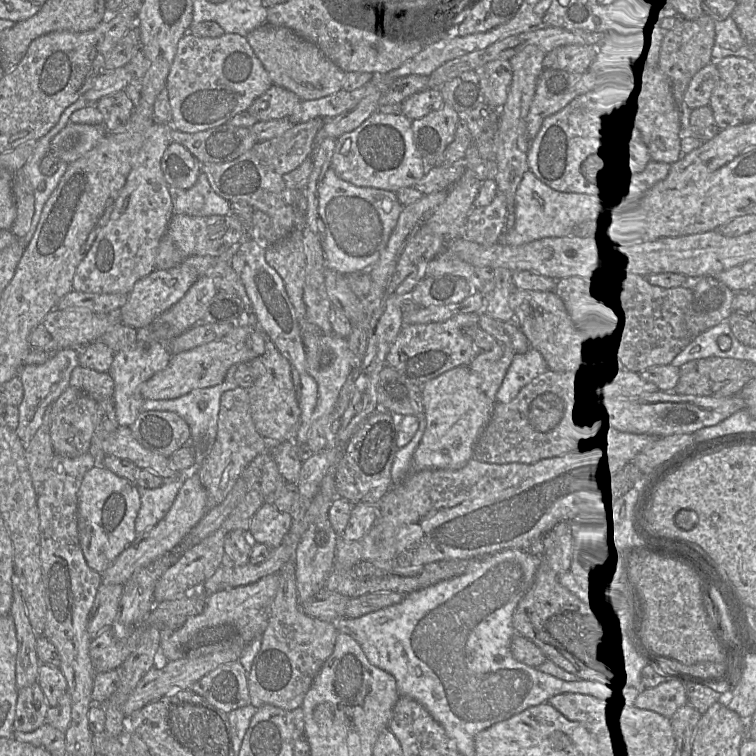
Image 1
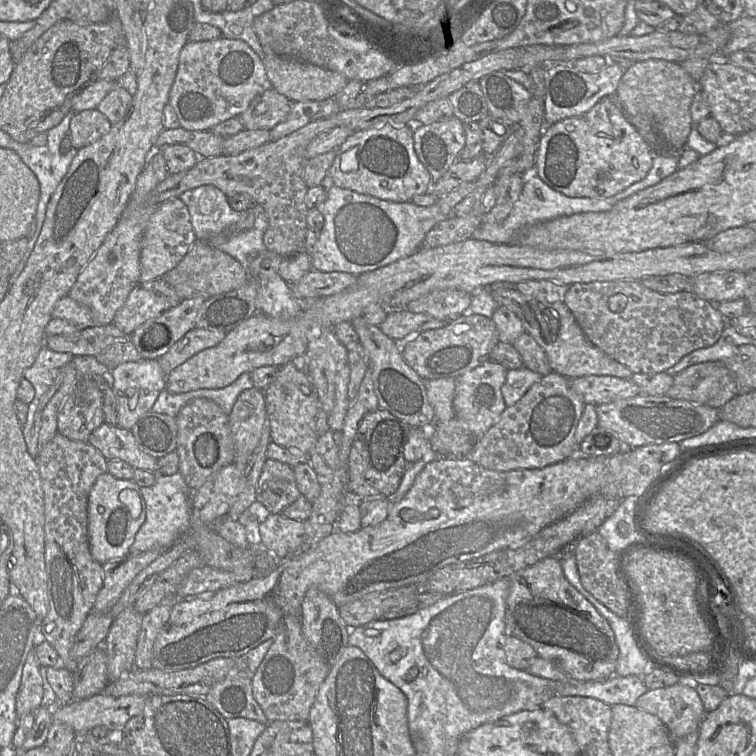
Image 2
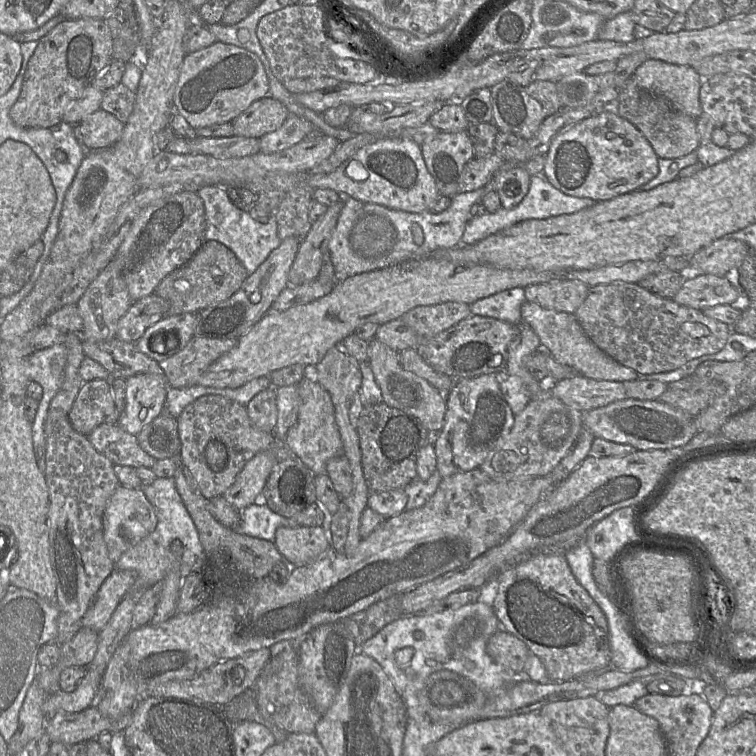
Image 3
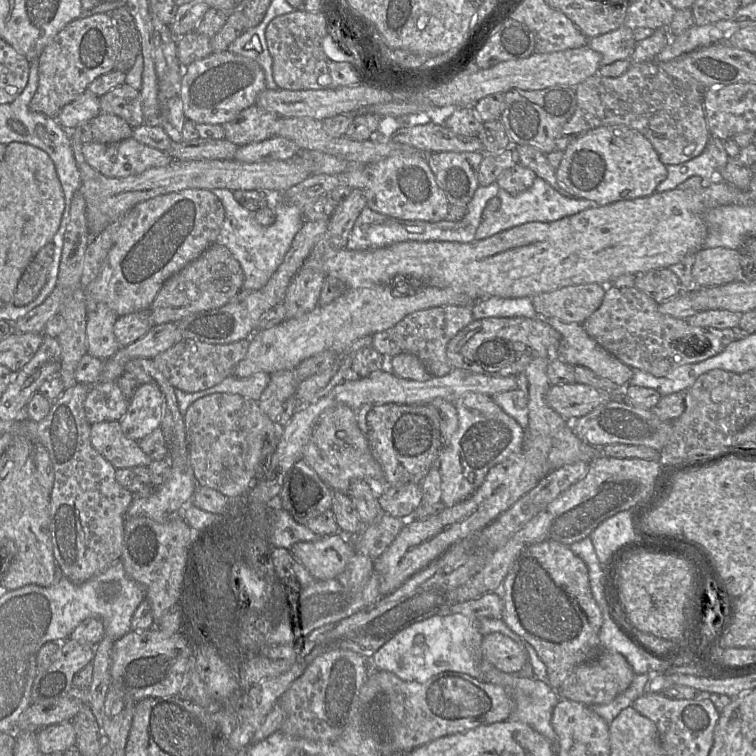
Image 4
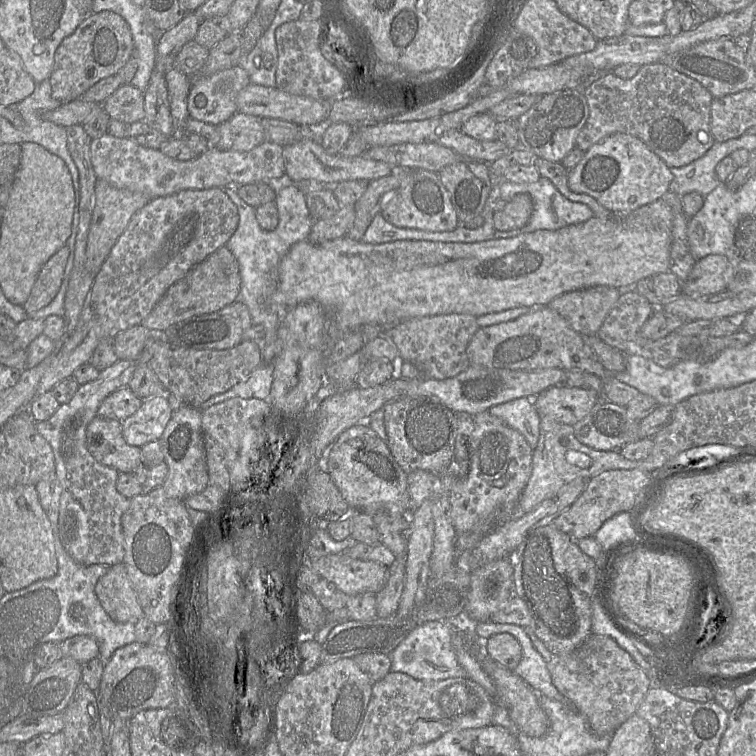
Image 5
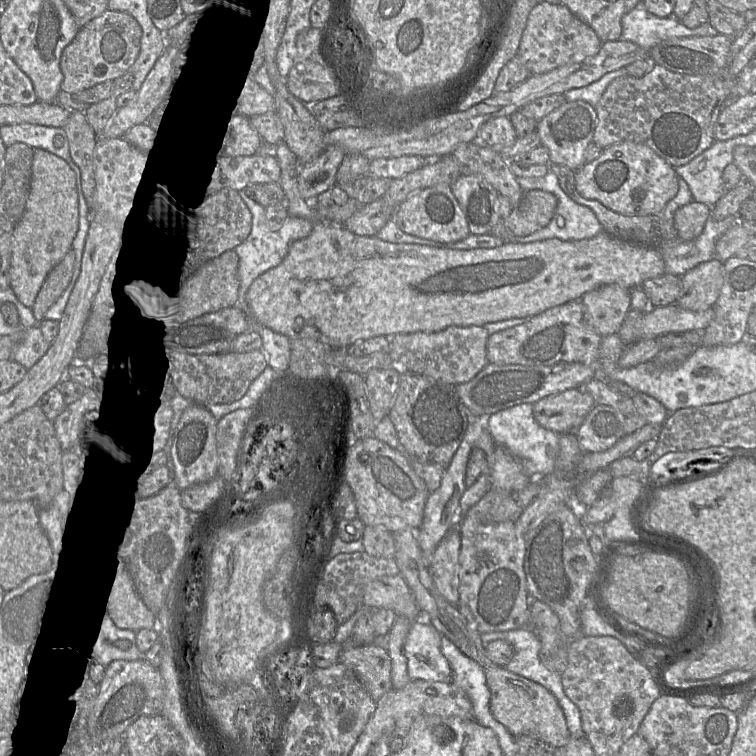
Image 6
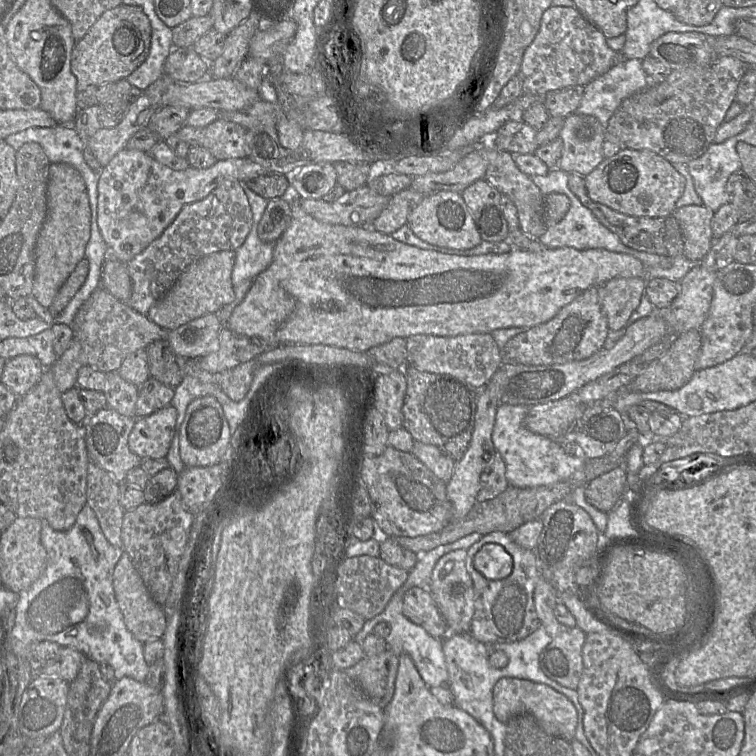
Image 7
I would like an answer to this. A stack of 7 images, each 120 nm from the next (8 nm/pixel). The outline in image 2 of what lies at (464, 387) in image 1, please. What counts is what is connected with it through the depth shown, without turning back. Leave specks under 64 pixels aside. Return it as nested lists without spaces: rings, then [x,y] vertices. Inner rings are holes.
[[[456,378],[423,380],[427,397],[435,412],[435,425],[448,423],[454,418],[453,400]]]

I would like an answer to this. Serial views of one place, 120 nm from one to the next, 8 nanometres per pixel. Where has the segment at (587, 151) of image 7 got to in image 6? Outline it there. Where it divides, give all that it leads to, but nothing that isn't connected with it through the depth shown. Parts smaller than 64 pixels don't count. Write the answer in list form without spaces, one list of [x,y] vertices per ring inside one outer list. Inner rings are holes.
[[[583,100],[566,101],[537,122],[536,132],[541,145],[549,150],[551,164],[559,164],[577,171],[585,164],[585,151],[593,142],[597,125],[595,107]]]

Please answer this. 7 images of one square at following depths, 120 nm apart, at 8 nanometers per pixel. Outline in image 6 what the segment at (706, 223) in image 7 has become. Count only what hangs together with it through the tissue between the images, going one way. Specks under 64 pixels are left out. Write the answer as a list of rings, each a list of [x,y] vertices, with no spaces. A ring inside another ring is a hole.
[[[692,201],[680,207],[674,215],[674,226],[683,241],[692,241],[701,235],[711,214],[710,206]]]

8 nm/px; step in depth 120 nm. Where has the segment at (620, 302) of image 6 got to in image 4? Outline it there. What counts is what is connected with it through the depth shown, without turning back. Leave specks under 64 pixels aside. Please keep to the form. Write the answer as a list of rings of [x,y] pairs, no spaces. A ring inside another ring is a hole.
[[[587,283],[566,286],[531,297],[534,309],[542,318],[582,323],[602,304],[607,286]]]

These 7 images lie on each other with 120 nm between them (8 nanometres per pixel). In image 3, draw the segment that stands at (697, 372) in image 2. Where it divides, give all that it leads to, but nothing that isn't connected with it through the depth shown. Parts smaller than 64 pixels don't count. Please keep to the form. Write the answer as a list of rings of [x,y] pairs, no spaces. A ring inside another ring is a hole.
[[[693,373],[678,381],[668,383],[666,390],[656,400],[696,416],[725,391],[726,385],[724,383],[717,380],[702,379]]]

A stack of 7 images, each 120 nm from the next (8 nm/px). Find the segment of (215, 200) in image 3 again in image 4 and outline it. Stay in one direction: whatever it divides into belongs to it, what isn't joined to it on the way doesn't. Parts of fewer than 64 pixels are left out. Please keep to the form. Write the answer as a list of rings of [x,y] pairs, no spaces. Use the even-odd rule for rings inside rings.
[[[214,189],[212,192],[219,198],[225,209],[225,220],[217,243],[226,246],[240,263],[244,272],[244,289],[263,288],[283,262],[295,235],[305,222],[302,208],[297,204],[288,203],[278,194],[272,194],[271,201],[270,194],[268,207],[275,212],[276,220],[270,226],[263,226],[255,220],[254,212],[247,210],[236,201],[232,190]]]

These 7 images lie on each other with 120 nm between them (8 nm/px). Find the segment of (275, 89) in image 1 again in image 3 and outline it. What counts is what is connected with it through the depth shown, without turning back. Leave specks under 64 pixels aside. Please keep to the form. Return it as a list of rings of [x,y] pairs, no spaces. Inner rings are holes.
[[[268,95],[231,121],[235,136],[261,138],[279,129],[289,116],[286,106]]]

